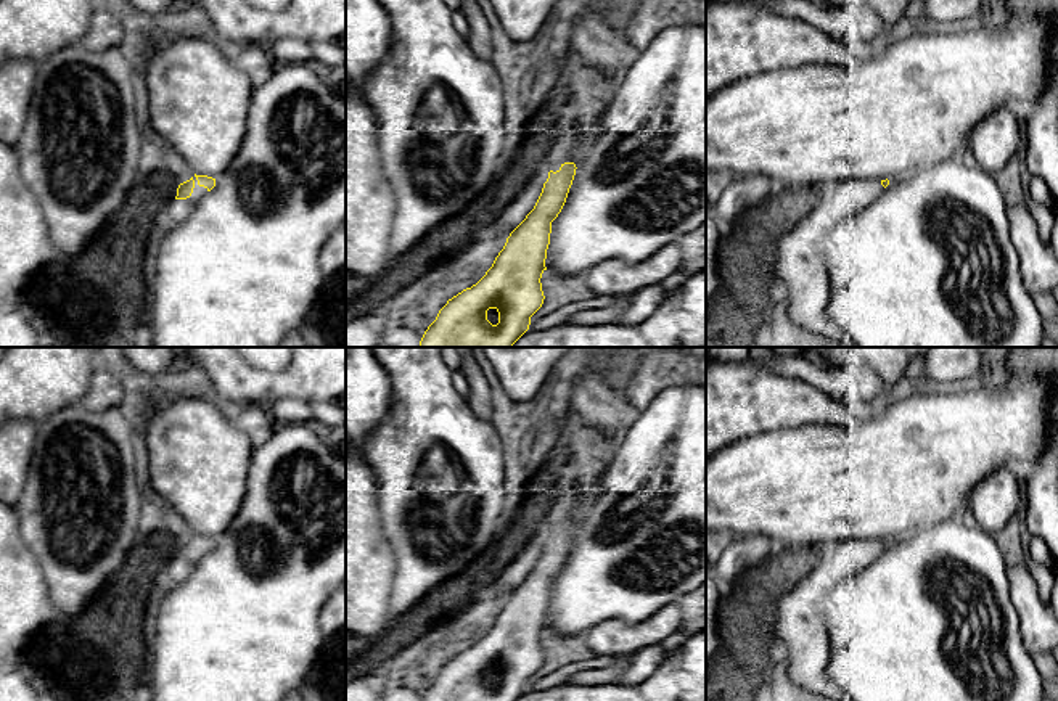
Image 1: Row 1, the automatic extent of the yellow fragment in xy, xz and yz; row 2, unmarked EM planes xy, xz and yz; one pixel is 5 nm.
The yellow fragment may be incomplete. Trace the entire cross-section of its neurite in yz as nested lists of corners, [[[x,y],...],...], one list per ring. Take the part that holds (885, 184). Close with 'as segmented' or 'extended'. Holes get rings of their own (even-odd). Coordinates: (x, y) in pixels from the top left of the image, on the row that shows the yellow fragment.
[[[888,178],[839,182],[775,243],[775,280],[786,286],[788,317],[799,328],[851,347],[843,330],[828,315],[831,280],[818,241],[875,201],[888,185]]]; extended

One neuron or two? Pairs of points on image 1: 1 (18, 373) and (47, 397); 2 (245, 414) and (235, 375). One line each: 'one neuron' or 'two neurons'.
1: one neuron
2: two neurons

